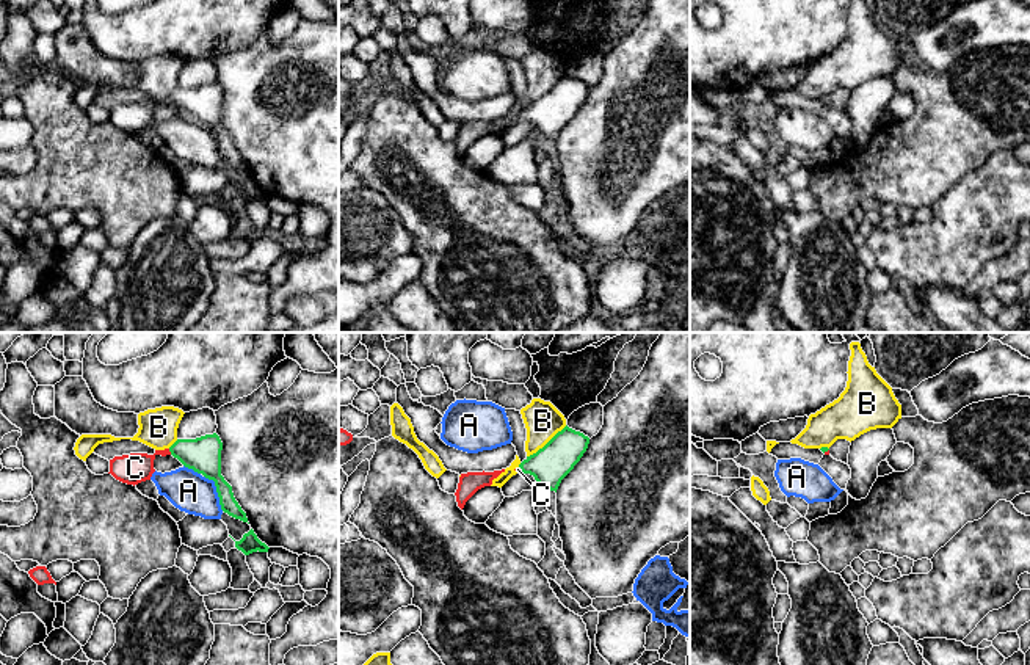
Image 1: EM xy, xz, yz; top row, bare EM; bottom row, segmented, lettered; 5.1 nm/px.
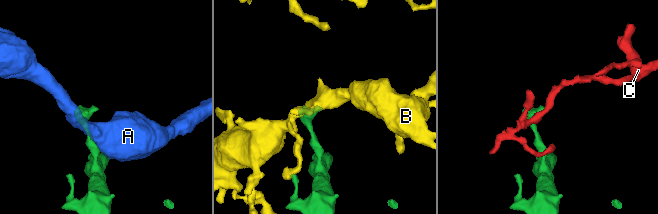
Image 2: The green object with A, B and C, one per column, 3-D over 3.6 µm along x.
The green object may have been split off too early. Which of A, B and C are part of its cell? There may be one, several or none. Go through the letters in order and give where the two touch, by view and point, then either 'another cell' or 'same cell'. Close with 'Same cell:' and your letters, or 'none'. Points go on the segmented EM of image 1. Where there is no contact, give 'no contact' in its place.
A: contact xy (217, 491); another cell
B: contact xz (547, 443); another cell
C: contact xy (170, 450); same cell
Same cell: C

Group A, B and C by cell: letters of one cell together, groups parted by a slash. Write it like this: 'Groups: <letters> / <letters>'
Groups: A / B / C

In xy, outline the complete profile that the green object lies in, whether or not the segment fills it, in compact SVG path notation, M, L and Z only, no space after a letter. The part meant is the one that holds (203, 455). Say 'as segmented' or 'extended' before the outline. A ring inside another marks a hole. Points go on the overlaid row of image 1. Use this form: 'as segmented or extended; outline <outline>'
extended; outline M216 433L196 439L177 439L169 449L155 450L154 455L130 453L110 460L110 472L116 480L127 485L138 485L151 480L154 460L157 455L172 455L185 467L213 480L219 497L219 505L229 516L248 522L246 513L234 497L232 486L221 475L223 442Z

